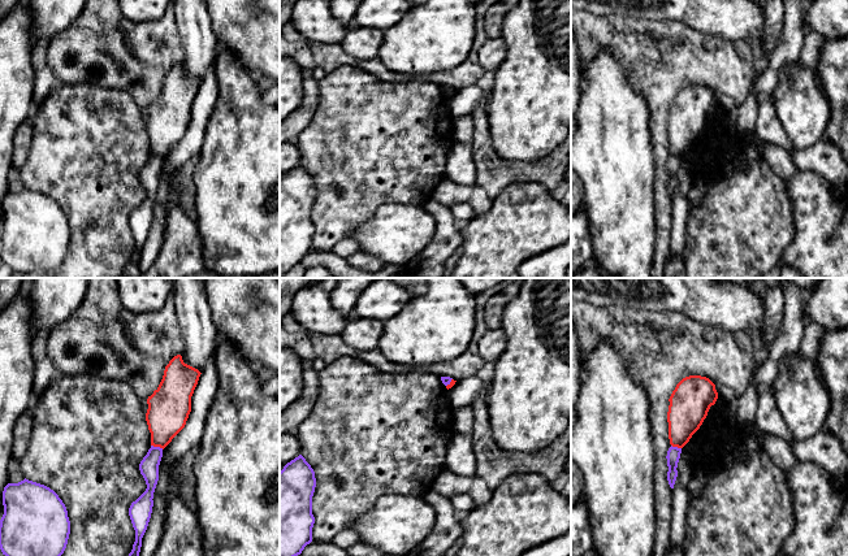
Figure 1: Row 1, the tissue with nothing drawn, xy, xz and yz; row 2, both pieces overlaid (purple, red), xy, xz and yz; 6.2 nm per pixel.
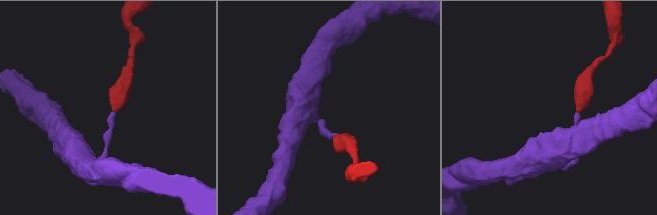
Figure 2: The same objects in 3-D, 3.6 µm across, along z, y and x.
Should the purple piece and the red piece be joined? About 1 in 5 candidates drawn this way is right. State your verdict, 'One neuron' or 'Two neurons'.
Two neurons

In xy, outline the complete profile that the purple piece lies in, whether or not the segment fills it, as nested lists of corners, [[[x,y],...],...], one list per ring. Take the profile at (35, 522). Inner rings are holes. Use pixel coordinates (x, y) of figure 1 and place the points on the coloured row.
[[[23,479],[3,491],[0,550],[5,556],[61,556],[70,521],[59,495],[49,487]]]

